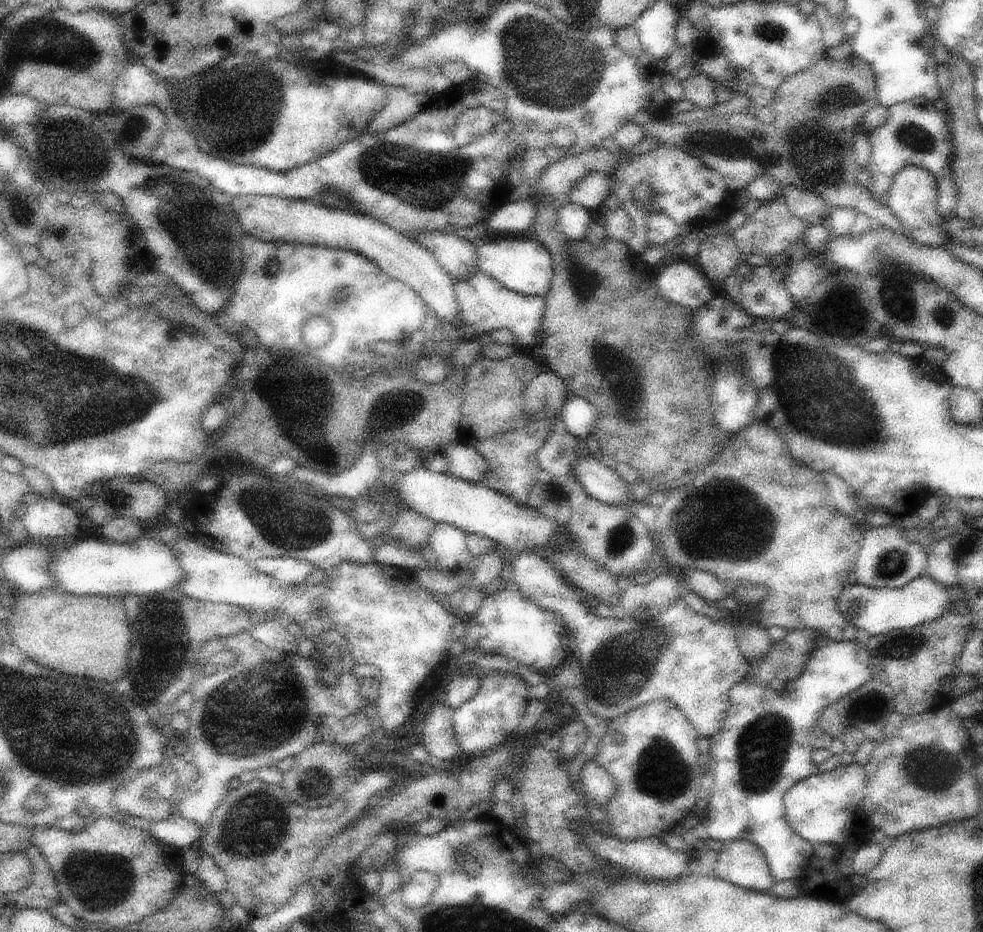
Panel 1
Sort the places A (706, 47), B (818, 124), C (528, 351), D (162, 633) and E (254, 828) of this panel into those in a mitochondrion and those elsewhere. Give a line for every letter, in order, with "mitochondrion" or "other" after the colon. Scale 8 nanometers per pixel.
A: other
B: mitochondrion
C: other
D: mitochondrion
E: mitochondrion

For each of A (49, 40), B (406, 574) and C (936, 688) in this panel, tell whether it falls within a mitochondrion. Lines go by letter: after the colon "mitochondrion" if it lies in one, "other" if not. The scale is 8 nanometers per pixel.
A: mitochondrion
B: other
C: other

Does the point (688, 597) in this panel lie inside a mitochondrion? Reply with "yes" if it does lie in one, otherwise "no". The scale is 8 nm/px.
no

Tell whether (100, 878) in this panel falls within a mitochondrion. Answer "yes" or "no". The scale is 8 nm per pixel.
yes

